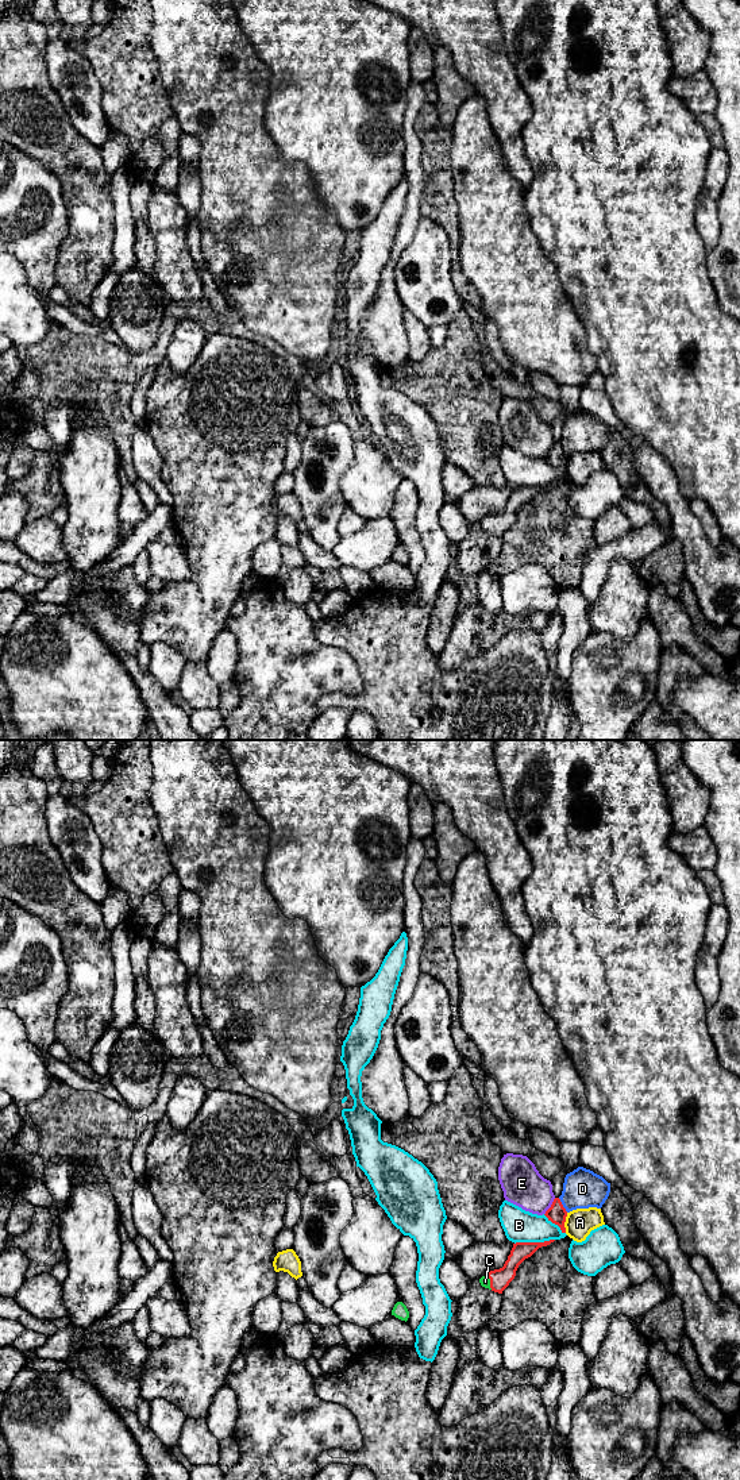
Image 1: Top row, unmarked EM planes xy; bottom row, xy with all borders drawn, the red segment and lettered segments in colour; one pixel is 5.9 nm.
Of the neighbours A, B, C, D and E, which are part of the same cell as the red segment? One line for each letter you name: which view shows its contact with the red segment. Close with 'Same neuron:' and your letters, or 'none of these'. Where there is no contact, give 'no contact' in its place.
C: meets red in xy
Same neuron: C

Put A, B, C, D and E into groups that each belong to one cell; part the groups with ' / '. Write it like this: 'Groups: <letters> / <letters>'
Groups: A / B / C / D / E

